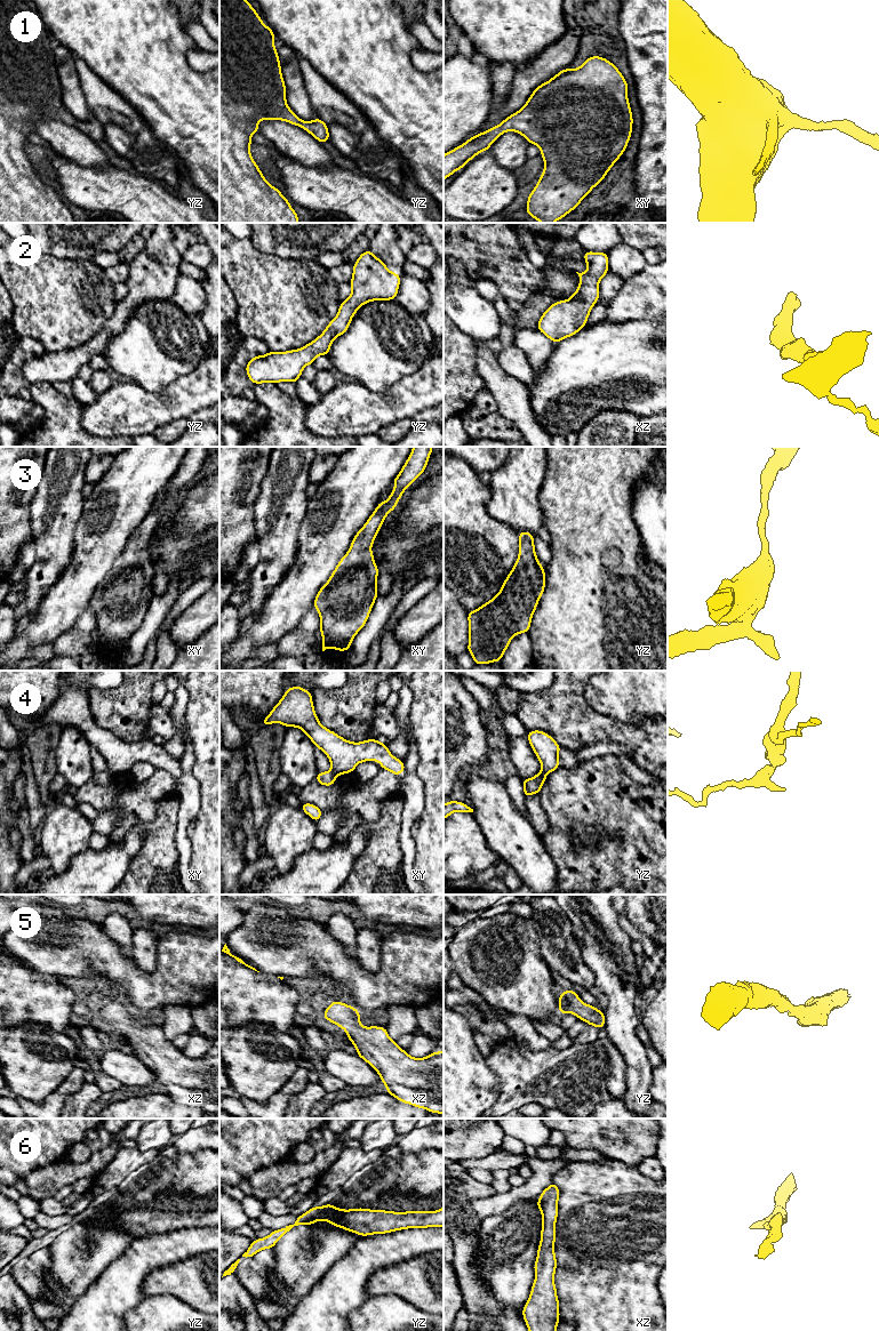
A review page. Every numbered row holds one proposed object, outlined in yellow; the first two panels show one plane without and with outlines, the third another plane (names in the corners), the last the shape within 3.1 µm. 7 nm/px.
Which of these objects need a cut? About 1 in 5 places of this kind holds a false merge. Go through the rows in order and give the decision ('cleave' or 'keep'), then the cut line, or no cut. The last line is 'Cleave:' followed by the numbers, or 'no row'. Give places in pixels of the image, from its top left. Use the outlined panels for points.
1: keep | no cut
2: keep | no cut
3: keep | no cut
4: cleave | xy (330, 770), (336, 776)
5: keep | no cut
6: keep | no cut
Cleave: 4

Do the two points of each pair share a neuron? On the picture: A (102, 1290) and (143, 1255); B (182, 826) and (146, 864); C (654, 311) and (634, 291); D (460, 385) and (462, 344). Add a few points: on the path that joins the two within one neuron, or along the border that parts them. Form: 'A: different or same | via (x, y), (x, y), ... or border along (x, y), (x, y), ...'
A: same | via (112, 1285), (133, 1265)
B: different | border along (180, 808), (175, 834), (178, 855)
C: same | via (650, 306), (639, 296)
D: same | via (460, 375), (460, 354)

